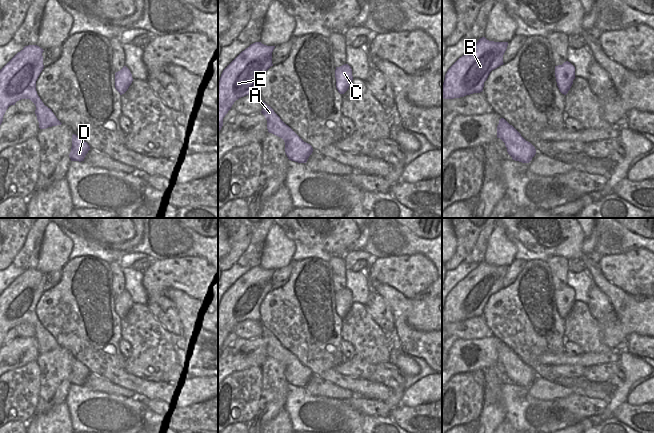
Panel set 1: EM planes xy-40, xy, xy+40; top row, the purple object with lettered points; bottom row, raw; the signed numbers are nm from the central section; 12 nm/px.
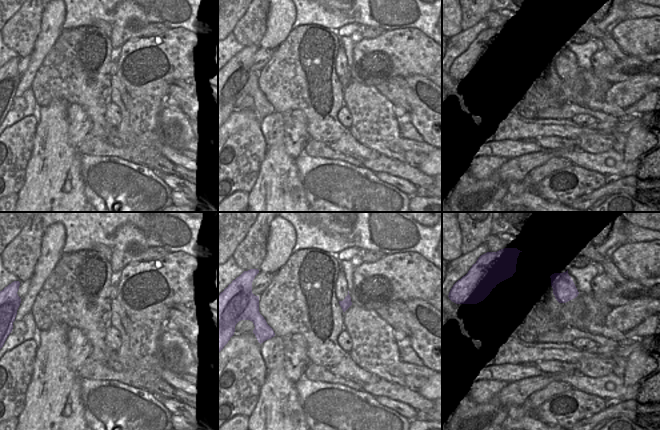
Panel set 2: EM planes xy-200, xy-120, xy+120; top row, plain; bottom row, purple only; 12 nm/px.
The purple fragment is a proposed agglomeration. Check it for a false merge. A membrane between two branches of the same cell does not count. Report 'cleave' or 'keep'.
keep

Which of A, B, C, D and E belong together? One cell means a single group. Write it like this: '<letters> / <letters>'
A B C D E

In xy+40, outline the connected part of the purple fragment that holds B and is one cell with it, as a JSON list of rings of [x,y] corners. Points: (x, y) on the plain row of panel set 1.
[[[482,261],[447,295],[442,321],[454,323],[483,315],[490,296],[503,289],[508,266],[494,266]]]

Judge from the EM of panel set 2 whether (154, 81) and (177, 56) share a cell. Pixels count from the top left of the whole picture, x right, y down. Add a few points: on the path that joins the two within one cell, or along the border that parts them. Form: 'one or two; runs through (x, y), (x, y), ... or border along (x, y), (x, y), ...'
one; runs through (159, 75), (159, 70), (170, 59)

